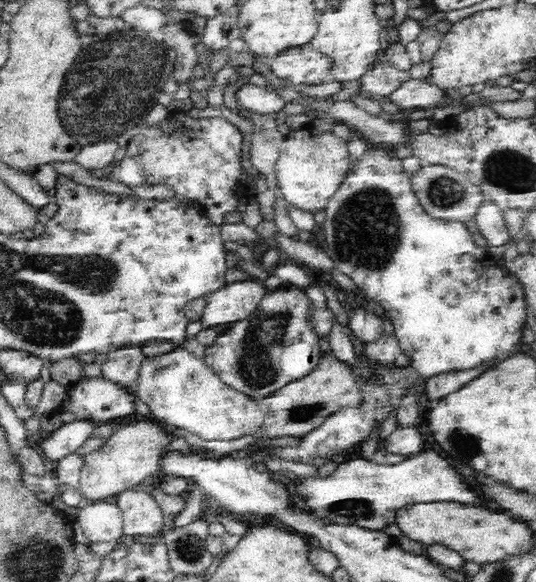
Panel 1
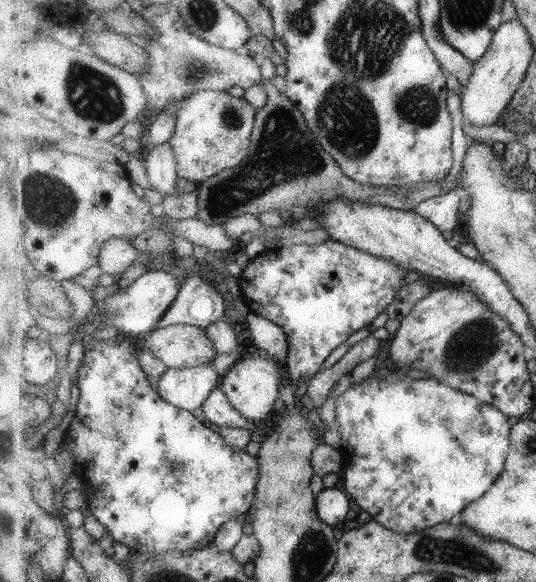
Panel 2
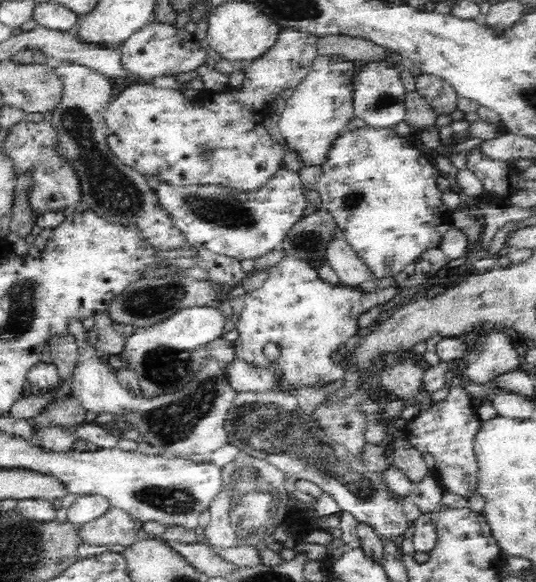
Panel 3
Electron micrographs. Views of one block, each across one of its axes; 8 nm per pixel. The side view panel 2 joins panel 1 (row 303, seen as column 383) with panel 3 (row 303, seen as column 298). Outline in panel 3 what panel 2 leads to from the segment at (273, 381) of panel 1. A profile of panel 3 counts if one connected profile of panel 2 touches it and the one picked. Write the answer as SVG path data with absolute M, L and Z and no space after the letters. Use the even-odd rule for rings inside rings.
M285 255L269 270L268 278L260 288L243 296L245 307L235 324L238 331L238 338L234 341L236 358L251 365L274 369L290 385L298 385L298 388L322 379L342 381L344 365L336 363L331 354L343 350L346 340L356 334L361 314L390 302L396 294L404 291L398 284L375 292L345 285L334 288L320 278L312 264ZM266 344L276 344L280 348L276 360L266 358Z

